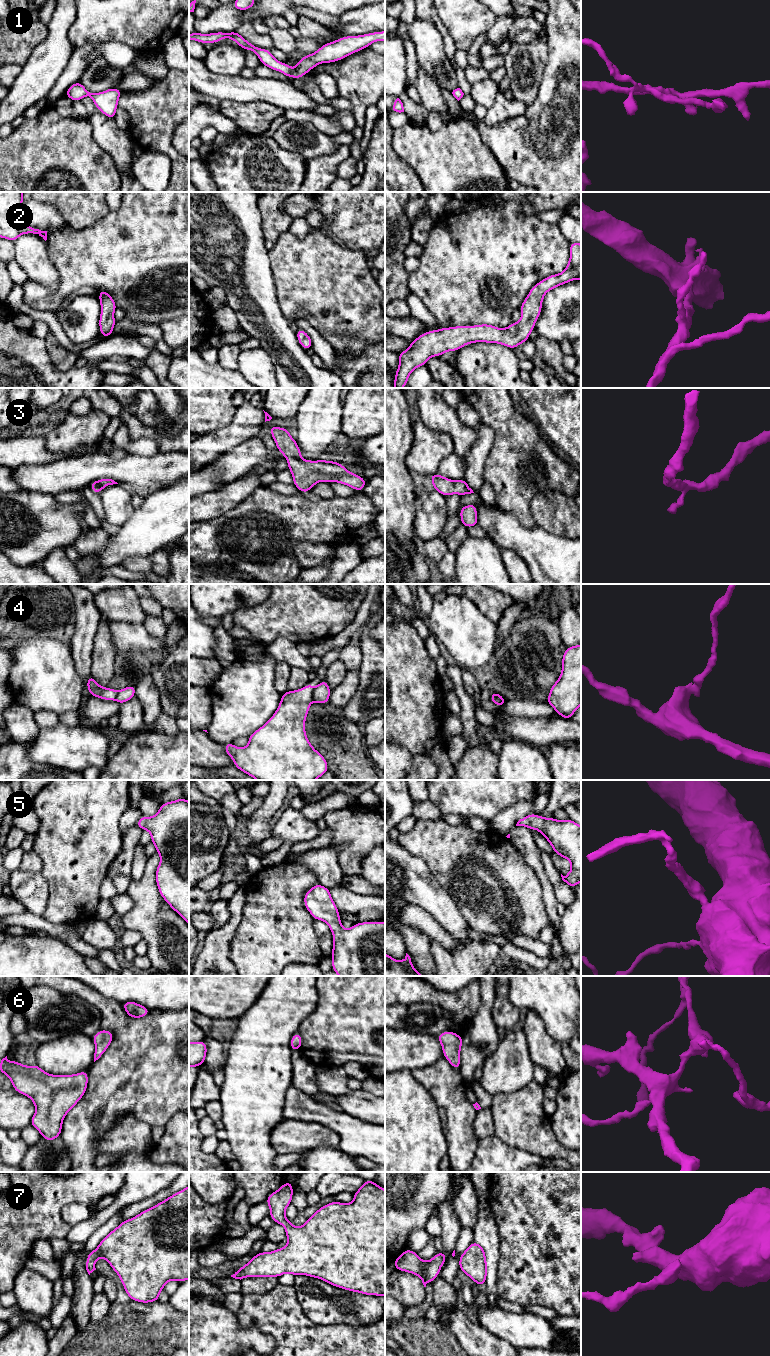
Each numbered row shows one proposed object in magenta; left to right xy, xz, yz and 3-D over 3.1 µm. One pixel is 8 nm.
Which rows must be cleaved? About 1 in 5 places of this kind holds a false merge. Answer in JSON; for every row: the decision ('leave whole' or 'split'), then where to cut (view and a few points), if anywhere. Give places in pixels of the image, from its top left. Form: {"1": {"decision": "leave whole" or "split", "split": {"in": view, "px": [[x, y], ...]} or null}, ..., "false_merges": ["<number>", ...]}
{"1": {"decision": "leave whole", "split": null}, "2": {"decision": "leave whole", "split": null}, "3": {"decision": "leave whole", "split": null}, "4": {"decision": "split", "split": {"in": "xz", "px": [[314, 689], [312, 697]]}}, "5": {"decision": "leave whole", "split": null}, "6": {"decision": "leave whole", "split": null}, "7": {"decision": "leave whole", "split": null}, "false_merges": ["4"]}

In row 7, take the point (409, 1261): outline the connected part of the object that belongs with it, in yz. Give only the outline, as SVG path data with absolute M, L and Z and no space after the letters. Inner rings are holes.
M406 1249L395 1260L393 1267L404 1272L412 1273L420 1277L424 1287L431 1283L439 1275L441 1266L445 1264L447 1255L437 1252L428 1262L424 1262L416 1252Z

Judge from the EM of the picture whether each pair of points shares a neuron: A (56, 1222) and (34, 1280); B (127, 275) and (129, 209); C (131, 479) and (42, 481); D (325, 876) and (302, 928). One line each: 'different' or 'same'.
A: different
B: same
C: same
D: different

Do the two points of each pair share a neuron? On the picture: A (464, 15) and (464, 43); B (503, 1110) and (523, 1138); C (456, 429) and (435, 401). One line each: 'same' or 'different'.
A: same
B: same
C: same

